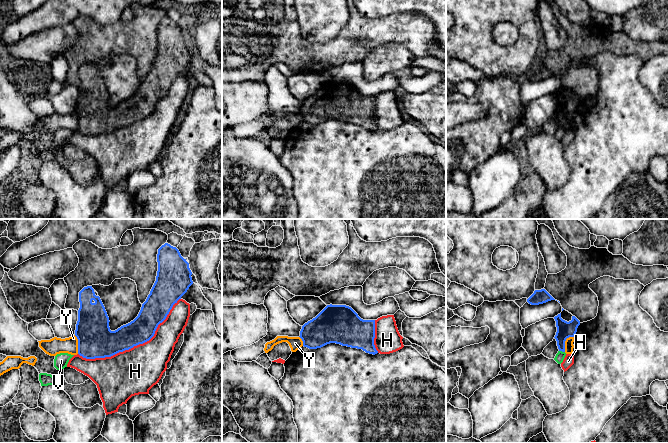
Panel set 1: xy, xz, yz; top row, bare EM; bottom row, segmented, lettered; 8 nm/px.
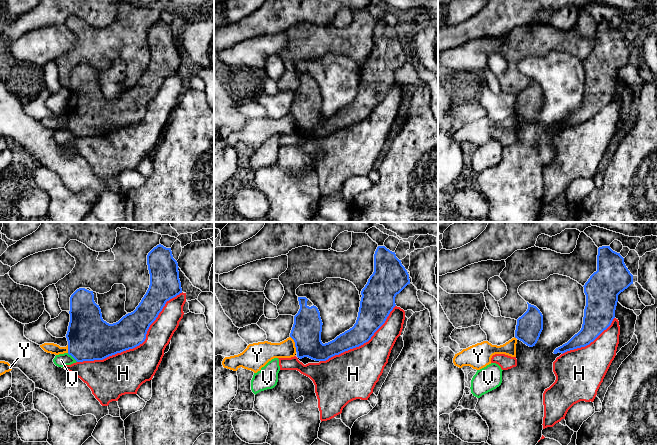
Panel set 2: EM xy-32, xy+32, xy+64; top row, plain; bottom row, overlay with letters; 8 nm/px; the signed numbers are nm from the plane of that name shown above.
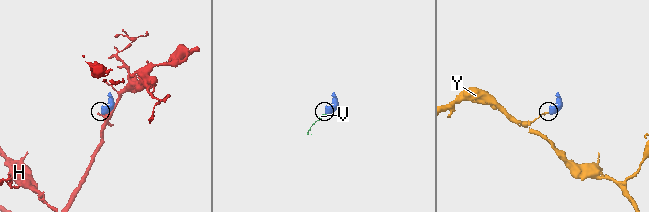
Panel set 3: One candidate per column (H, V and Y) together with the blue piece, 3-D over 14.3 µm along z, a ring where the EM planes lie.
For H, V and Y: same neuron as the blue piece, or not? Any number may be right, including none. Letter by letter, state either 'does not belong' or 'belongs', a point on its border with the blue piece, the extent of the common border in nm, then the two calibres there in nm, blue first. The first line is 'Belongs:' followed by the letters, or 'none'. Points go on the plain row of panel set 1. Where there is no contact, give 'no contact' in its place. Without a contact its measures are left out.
Belongs: none
H: does not belong; meets blue in xy at (134, 121); contact 950 nm long; 240 nm thick on the blue side, 360 nm on the other
V: does not belong; meets blue in yz at (562, 127); contact 50 nm long; 130 nm thick on the blue side, 70 nm on the other
Y: does not belong; meets blue in yz at (564, 118); contact 150 nm long; 130 nm thick on the blue side, 70 nm on the other

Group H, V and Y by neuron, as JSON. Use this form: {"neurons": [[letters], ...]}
{"neurons": [["H"], ["V"], ["Y"]]}

